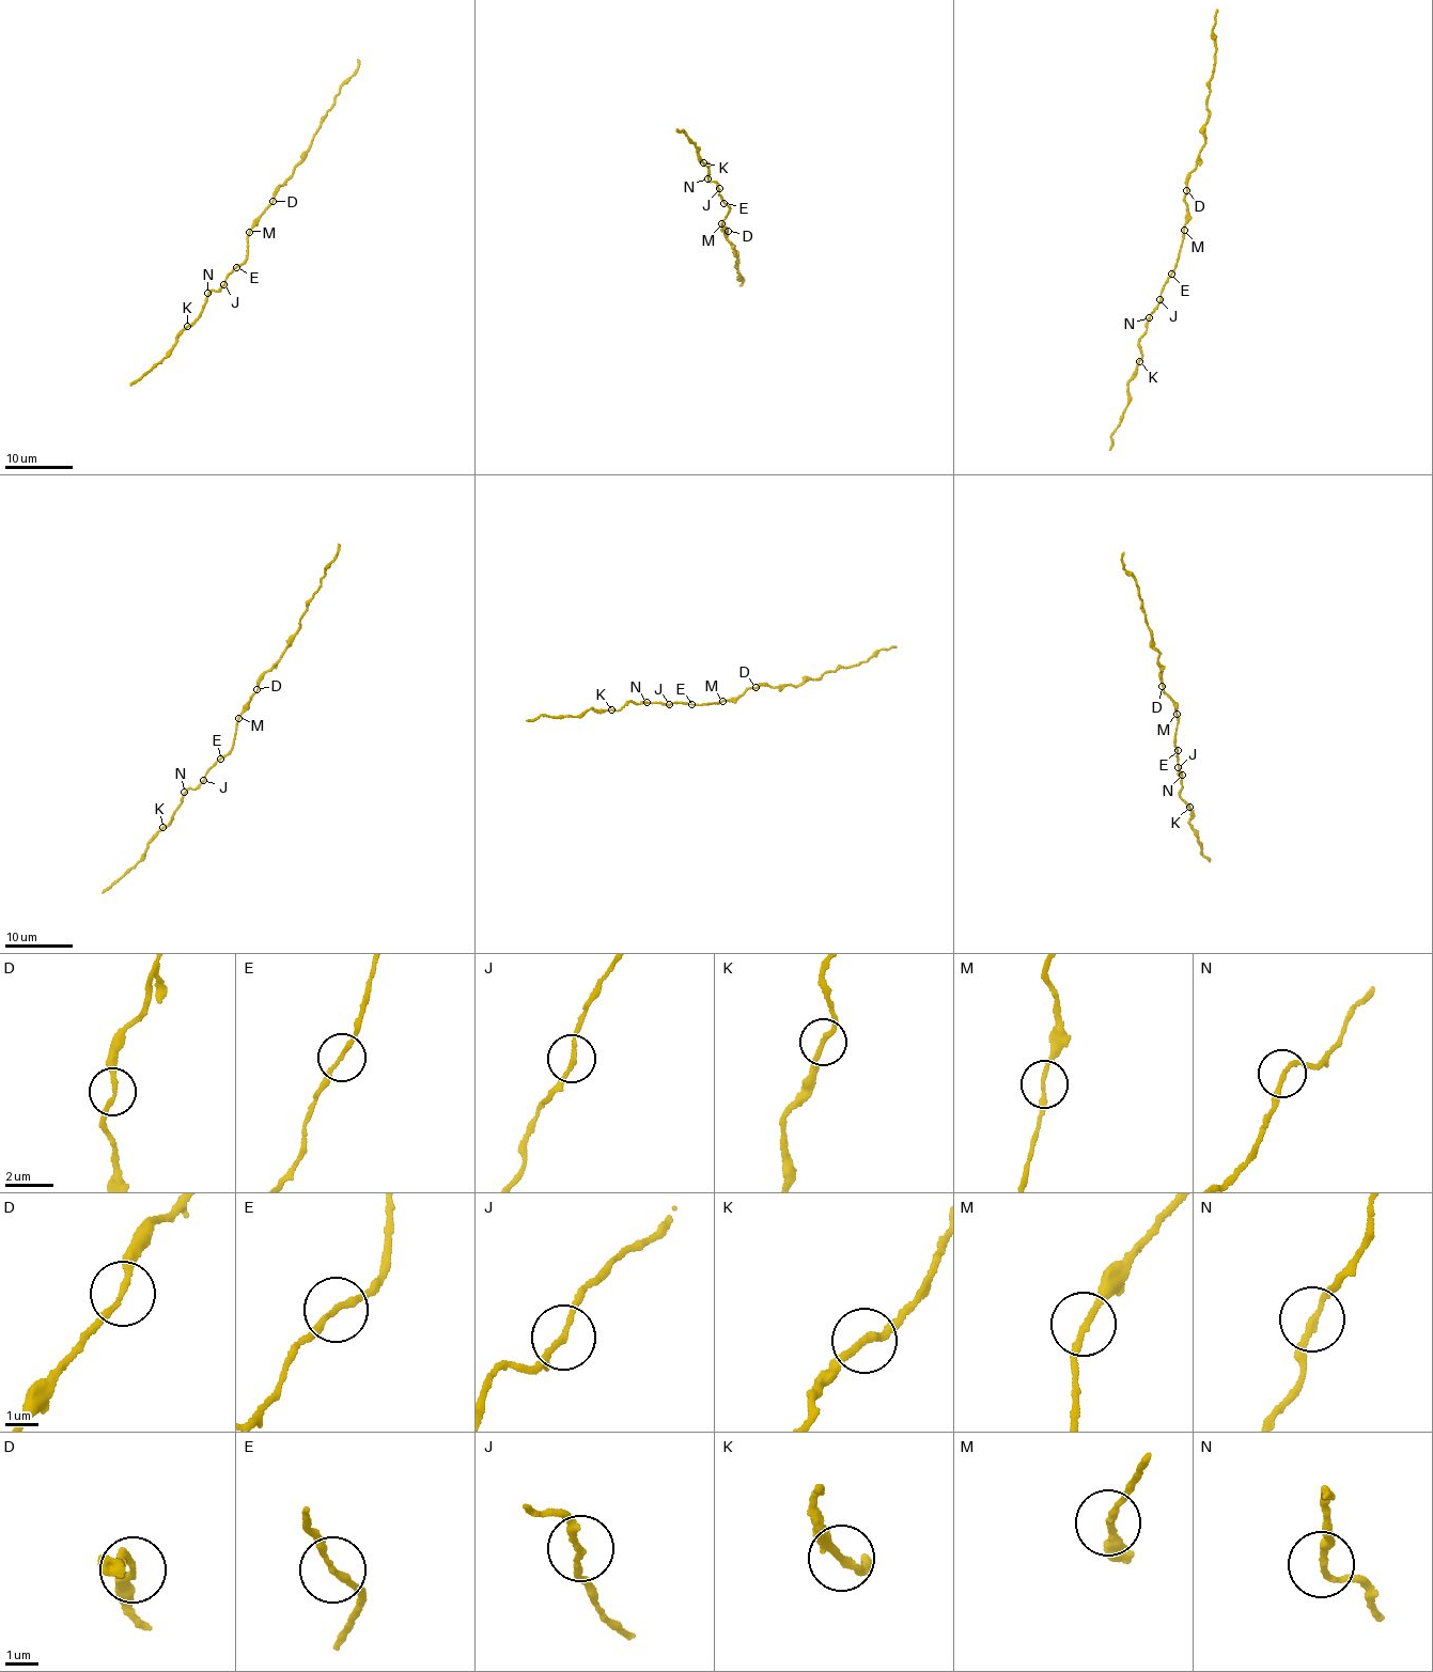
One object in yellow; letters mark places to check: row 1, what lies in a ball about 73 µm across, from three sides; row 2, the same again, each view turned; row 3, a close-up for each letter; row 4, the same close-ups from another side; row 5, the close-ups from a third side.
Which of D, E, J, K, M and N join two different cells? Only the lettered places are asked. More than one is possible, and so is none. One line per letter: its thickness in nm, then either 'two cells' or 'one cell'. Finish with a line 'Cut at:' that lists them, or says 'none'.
D: calibre 170 nm; two cells
E: calibre 170 nm; one cell
J: calibre 170 nm; one cell
K: calibre 200 nm; one cell
M: calibre 170 nm; one cell
N: calibre 170 nm; one cell
Cut at: D

